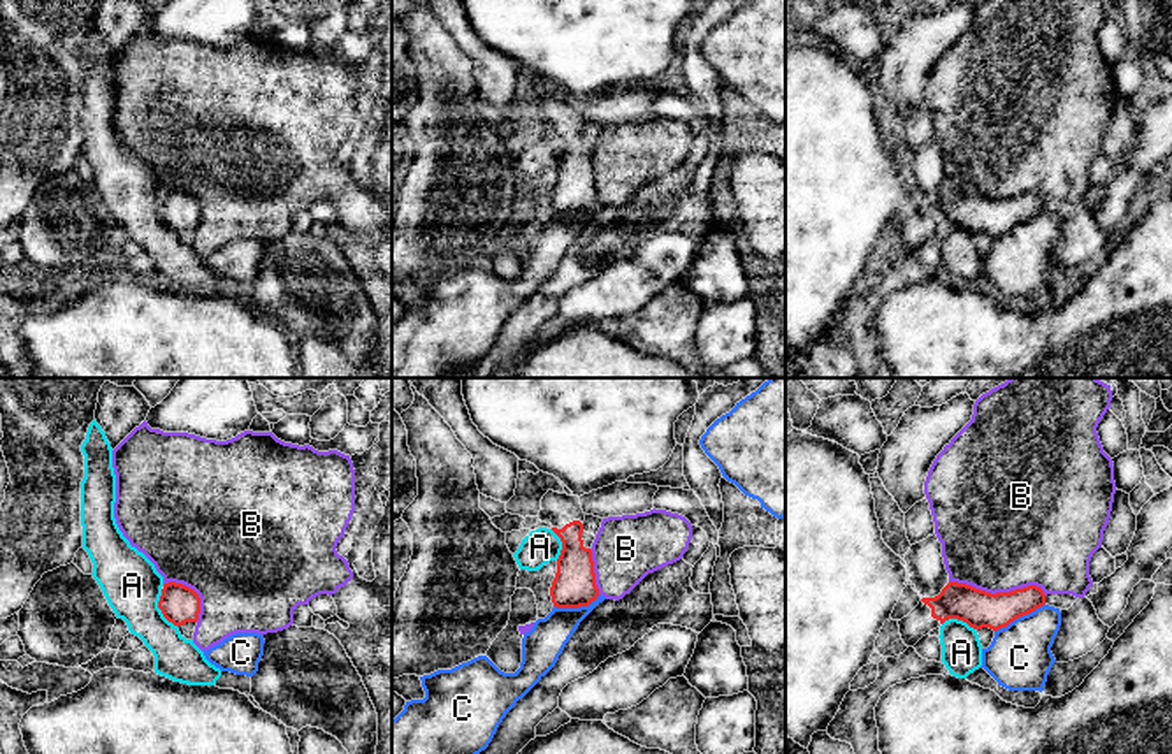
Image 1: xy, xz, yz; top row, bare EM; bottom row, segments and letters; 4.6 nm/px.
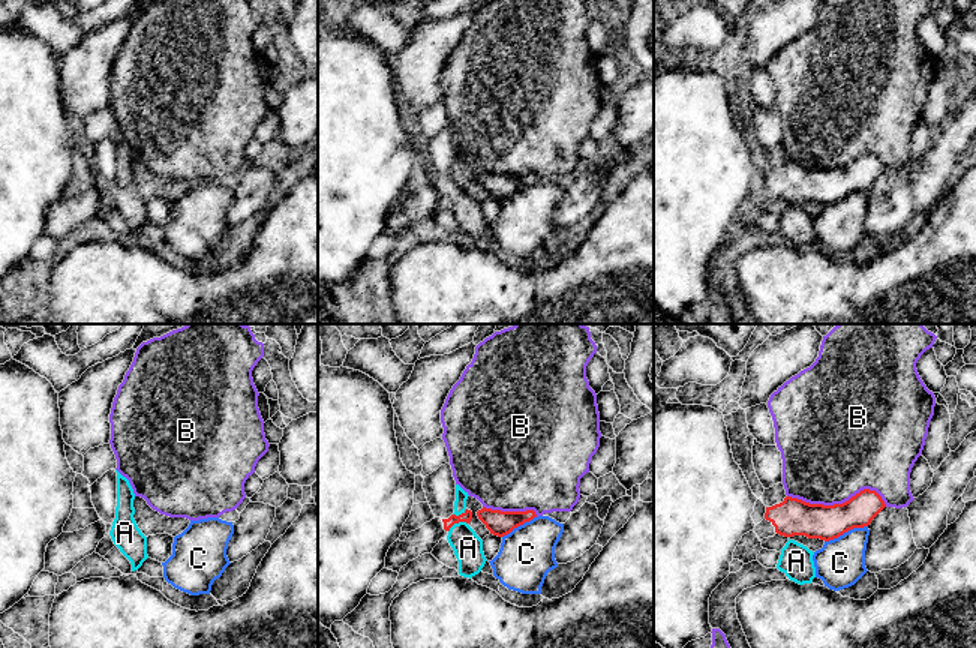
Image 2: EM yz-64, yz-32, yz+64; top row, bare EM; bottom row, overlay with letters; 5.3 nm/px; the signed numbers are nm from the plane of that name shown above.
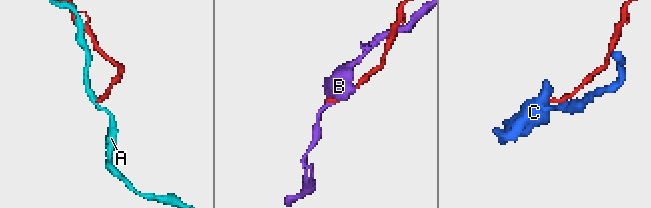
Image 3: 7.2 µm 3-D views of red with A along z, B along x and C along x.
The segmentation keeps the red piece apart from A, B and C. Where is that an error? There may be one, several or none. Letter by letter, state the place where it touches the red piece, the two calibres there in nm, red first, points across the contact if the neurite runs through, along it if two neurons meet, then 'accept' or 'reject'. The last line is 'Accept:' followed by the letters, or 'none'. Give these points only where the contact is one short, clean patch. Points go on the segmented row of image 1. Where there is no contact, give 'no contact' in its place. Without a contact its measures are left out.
A: meets red in xy at (160, 608); 170 nm thick on the red side, 260 nm on the other; border along xy (160, 589), (159, 608), (178, 628); reject
B: meets red in yz at (998, 593); 170 nm thick on the red side, 500 nm on the other; reject
C: meets red in yz at (1020, 616); 170 nm thick on the red side, 300 nm on the other; border along yz (1044, 603), (995, 631); reject
Accept: none

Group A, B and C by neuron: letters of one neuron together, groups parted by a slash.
A / B / C

